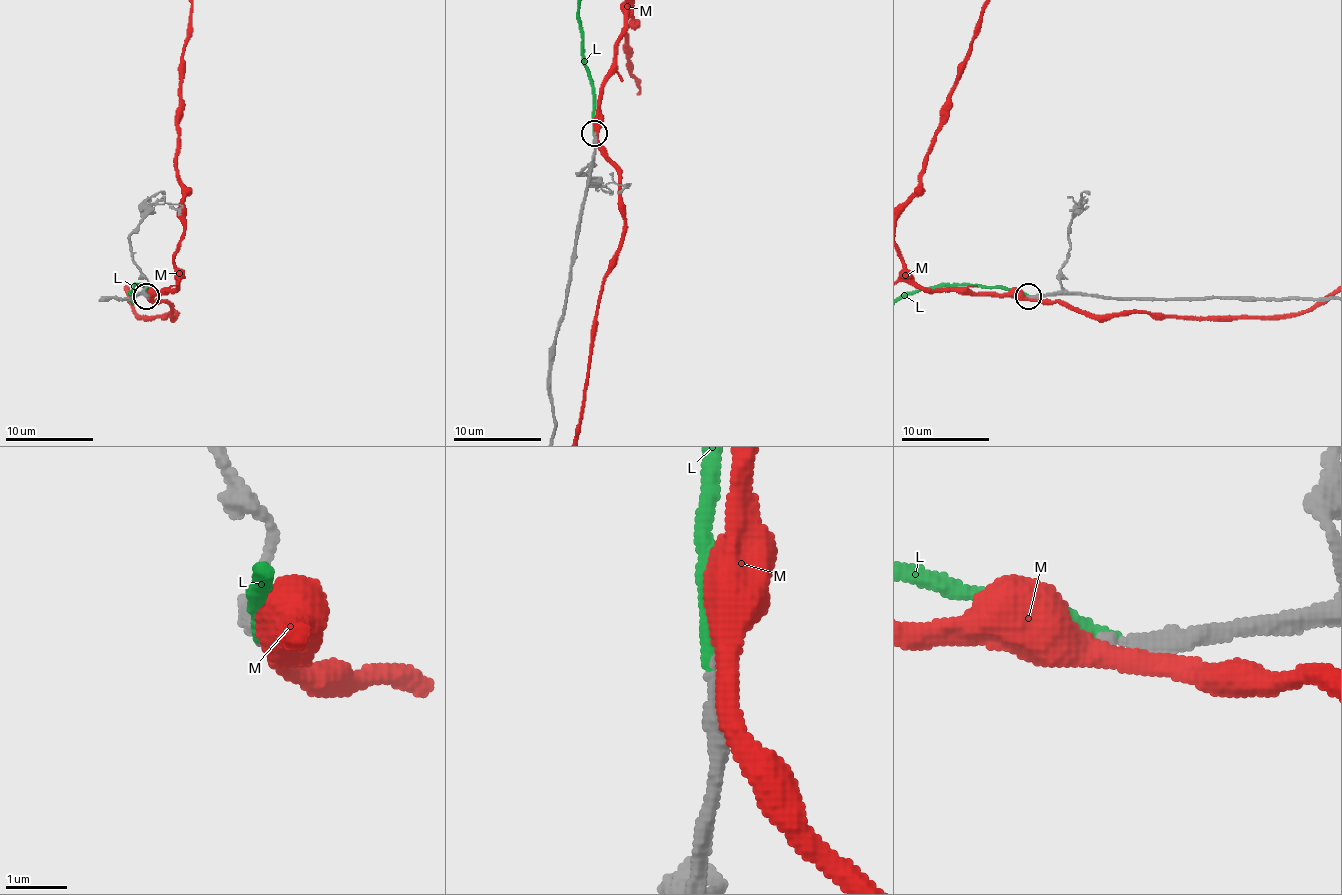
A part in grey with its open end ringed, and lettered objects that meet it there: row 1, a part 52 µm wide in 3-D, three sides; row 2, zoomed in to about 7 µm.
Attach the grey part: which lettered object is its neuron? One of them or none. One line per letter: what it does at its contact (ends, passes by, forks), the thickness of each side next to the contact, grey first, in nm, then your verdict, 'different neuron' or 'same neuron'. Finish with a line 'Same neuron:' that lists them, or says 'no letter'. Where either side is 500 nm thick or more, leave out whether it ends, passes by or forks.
L: it ends there; 280 nm thick on the grey side, 240 nm on the other; same neuron
M: it passes by; 380 nm thick on the grey side, 360 nm on the other; different neuron
Same neuron: L

